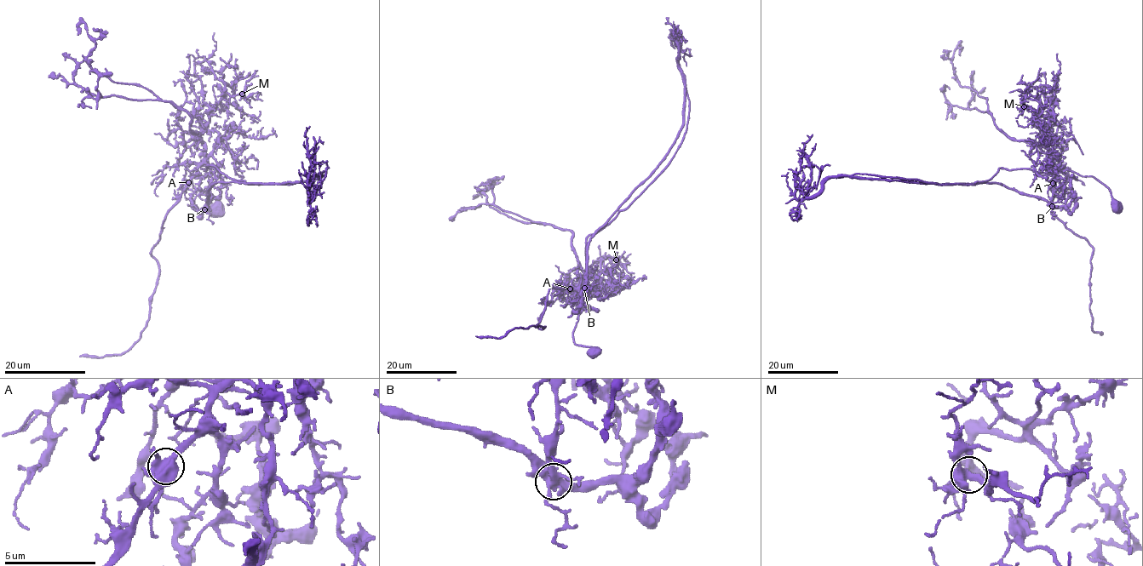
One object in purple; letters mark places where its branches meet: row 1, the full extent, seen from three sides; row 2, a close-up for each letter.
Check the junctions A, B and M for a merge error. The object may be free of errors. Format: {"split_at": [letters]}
{"split_at": ["B"]}

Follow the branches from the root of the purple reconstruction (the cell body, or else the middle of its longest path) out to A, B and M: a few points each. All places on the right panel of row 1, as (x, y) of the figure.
A: (1116, 208), (1107, 187), (1068, 169), (999, 168), (985, 182), (1000, 183), (1049, 202), (1050, 166), (1053, 183)
B: (1116, 208), (1107, 187), (1068, 169), (999, 168), (985, 182), (1043, 197), (1052, 207)
M: (1116, 208), (1107, 187), (1068, 169), (999, 168), (985, 182), (1050, 202), (1053, 174), (1040, 114), (1024, 106)

